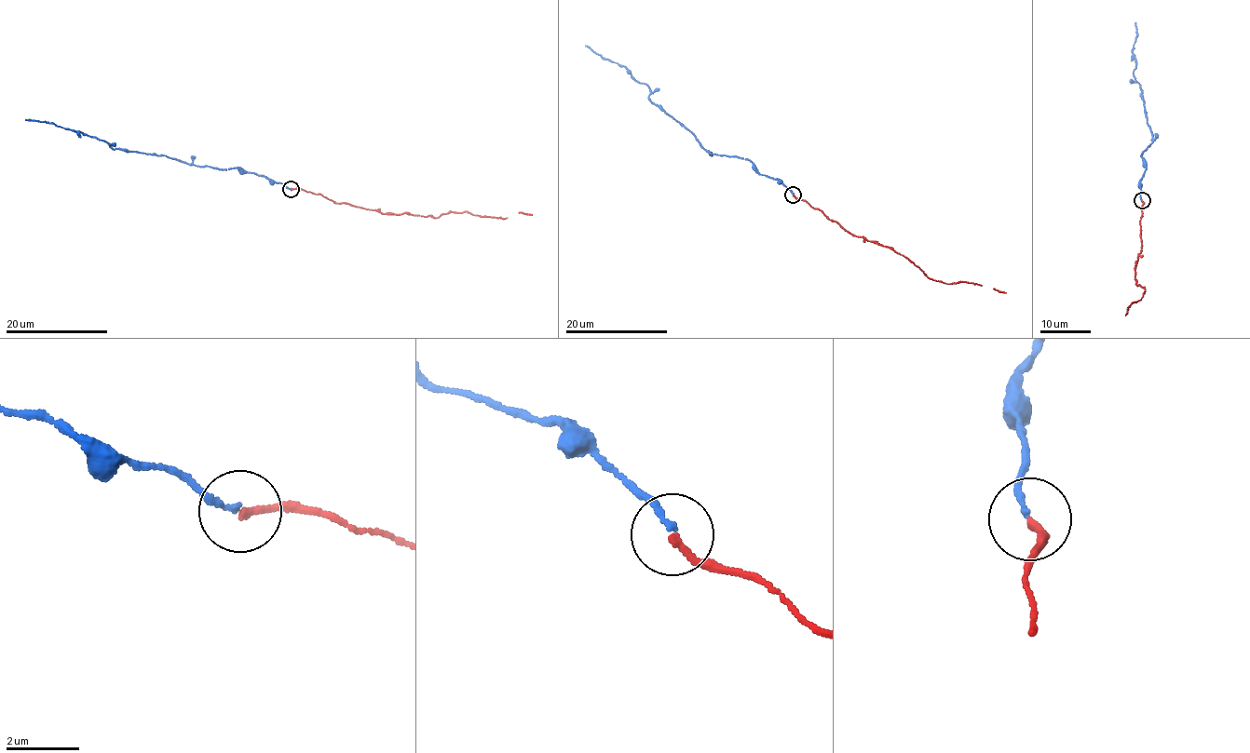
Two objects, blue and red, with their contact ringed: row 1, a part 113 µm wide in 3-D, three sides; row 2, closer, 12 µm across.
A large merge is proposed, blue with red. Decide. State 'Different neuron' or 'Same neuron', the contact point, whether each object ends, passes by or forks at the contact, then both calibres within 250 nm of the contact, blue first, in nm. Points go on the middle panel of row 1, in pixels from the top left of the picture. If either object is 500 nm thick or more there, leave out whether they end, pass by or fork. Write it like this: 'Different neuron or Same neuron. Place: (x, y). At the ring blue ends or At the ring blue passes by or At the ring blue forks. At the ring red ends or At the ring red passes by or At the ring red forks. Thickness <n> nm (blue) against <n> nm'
Same neuron. Place: (793, 194). At the ring blue ends. At the ring red ends. Thickness 160 nm (blue) against 160 nm

